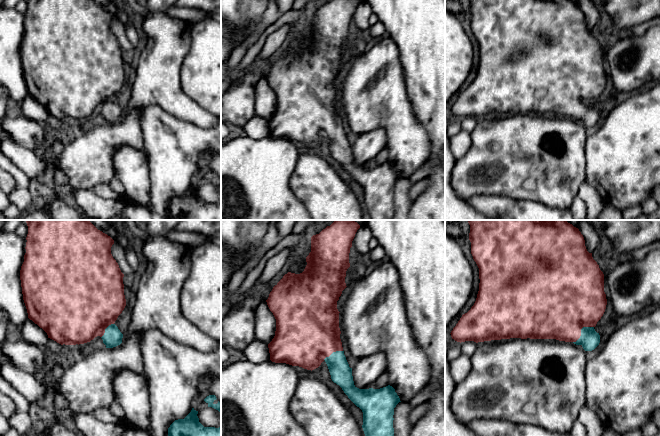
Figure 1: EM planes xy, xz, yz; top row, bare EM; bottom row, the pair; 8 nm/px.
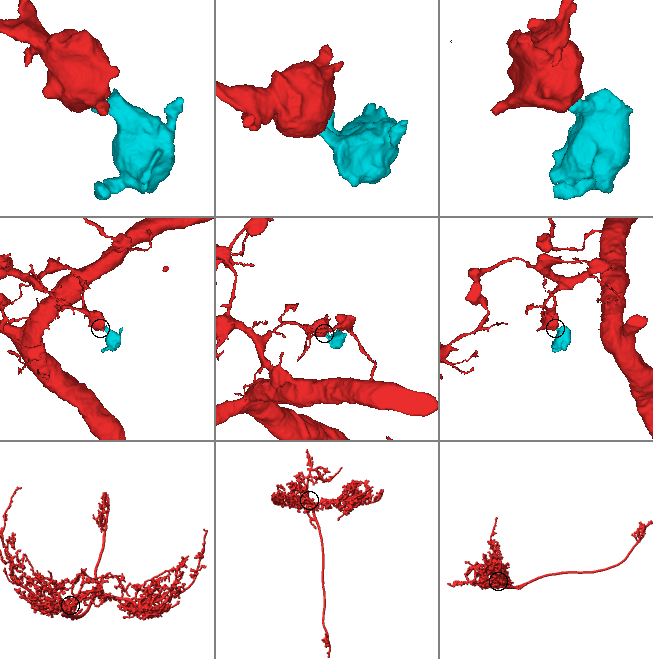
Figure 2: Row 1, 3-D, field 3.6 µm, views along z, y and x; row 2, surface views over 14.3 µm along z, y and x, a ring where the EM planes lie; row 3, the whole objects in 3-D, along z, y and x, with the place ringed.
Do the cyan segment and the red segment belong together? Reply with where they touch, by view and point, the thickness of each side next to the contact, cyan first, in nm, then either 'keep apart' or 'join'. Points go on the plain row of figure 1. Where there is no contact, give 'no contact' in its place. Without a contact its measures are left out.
contact yz (581, 106); calibres 160 and 480 nm; join

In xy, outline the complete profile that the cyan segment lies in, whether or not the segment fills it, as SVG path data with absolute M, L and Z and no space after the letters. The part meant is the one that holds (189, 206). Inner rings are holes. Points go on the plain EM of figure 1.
M192 184L184 194L175 196L168 204L167 220L221 220L221 203L204 203Z

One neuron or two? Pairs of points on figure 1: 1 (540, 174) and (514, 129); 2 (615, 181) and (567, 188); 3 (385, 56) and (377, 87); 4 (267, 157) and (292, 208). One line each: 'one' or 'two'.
1: one
2: two
3: one
4: one

